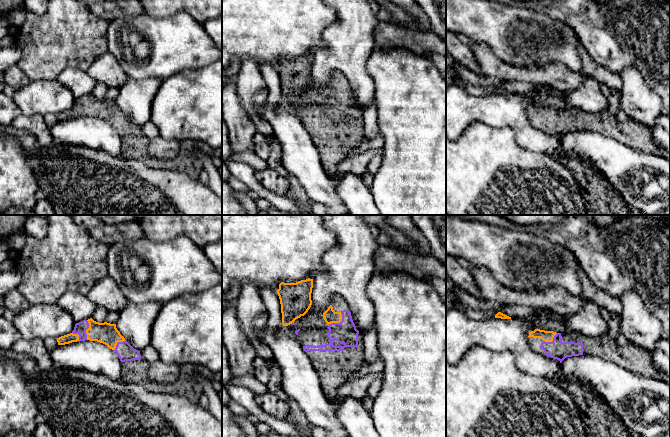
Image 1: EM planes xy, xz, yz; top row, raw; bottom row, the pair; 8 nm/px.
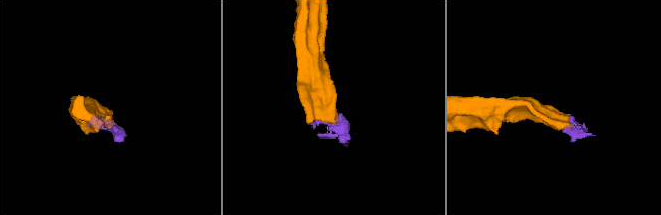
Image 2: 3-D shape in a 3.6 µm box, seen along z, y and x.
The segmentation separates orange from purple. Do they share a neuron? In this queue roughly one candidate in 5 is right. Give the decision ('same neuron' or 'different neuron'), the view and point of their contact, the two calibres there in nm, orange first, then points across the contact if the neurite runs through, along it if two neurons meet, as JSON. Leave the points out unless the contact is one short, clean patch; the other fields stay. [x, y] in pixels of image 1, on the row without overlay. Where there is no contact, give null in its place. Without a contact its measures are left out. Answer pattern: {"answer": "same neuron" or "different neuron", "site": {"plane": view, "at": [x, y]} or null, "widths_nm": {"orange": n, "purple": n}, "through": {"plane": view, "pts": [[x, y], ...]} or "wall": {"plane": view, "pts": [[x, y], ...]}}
{"answer": "same neuron", "site": {"plane": "xz", "at": [338, 98]}, "widths_nm": {"orange": 110, "purple": 190}}

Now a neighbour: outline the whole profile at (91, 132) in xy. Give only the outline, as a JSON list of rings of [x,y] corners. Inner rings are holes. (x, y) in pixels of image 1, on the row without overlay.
[[[77,117],[58,121],[50,128],[56,143],[87,147],[118,156],[122,141],[116,128],[97,117]]]

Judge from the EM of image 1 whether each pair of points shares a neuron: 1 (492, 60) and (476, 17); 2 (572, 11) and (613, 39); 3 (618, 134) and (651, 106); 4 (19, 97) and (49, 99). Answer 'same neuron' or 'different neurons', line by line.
1: different neurons
2: same neuron
3: different neurons
4: same neuron

